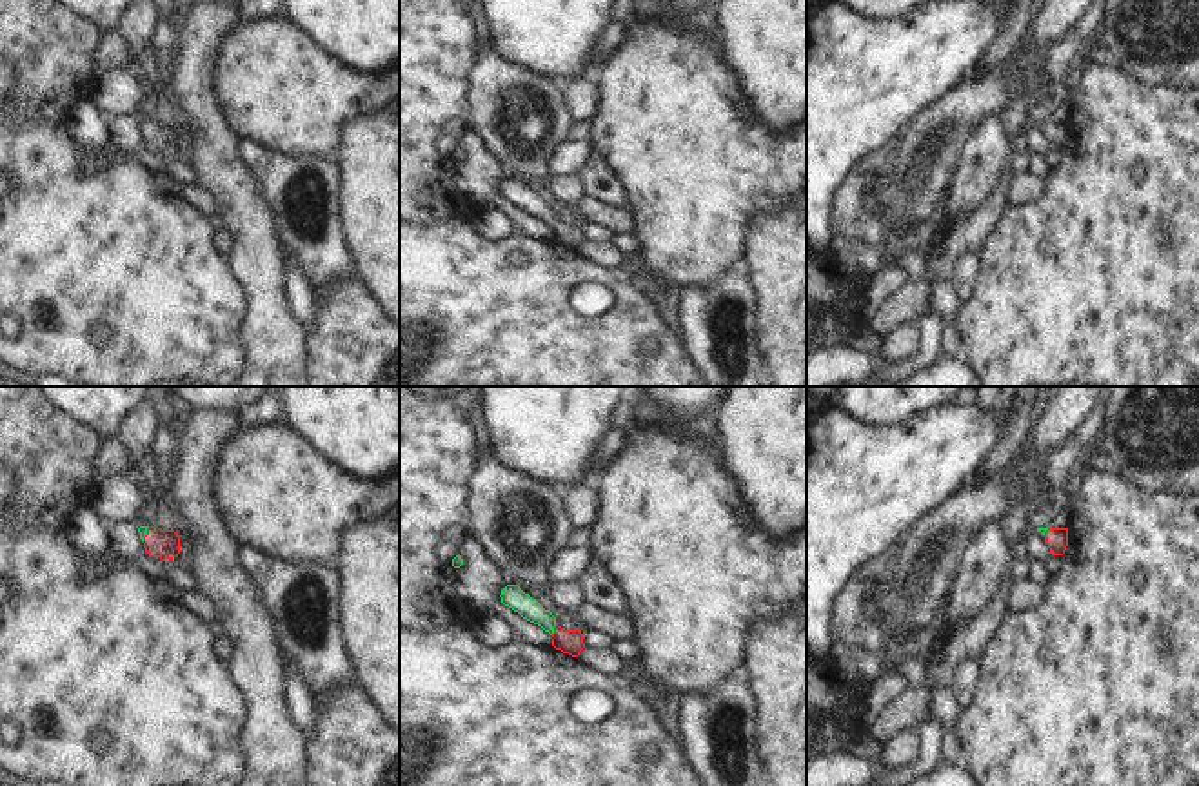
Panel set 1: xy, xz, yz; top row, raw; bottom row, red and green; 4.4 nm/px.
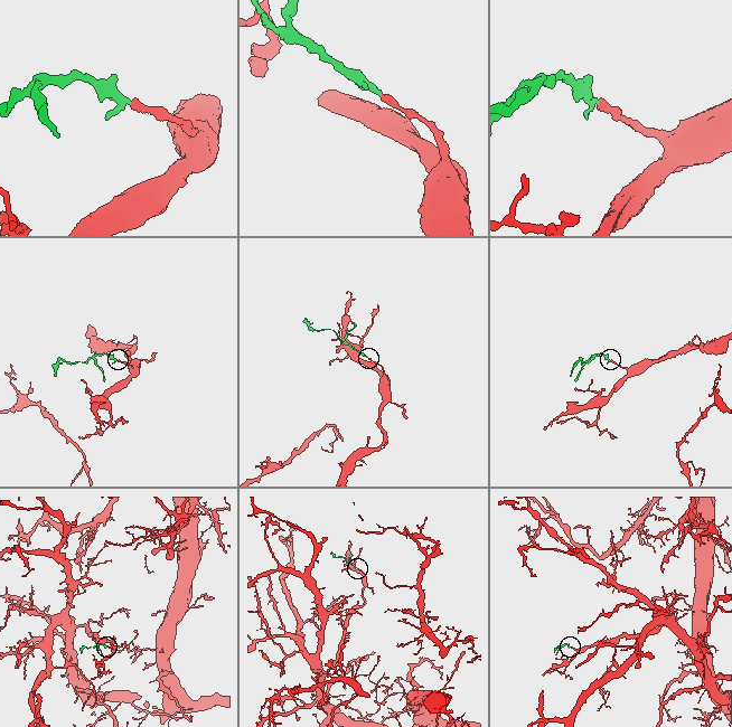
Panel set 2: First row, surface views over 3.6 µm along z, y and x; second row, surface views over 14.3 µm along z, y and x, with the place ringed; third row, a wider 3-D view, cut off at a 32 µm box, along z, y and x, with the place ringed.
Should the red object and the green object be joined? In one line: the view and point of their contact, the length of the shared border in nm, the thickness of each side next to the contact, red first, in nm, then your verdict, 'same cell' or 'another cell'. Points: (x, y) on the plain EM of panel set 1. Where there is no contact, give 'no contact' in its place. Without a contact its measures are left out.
xz (554, 224) | 50 nm | 110/100 nm | same cell

